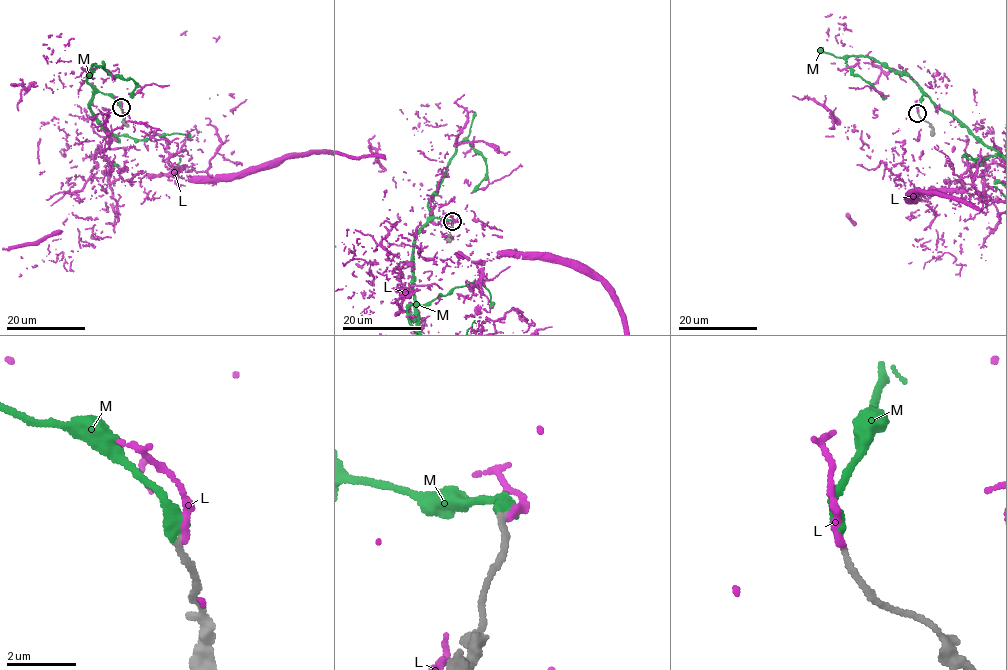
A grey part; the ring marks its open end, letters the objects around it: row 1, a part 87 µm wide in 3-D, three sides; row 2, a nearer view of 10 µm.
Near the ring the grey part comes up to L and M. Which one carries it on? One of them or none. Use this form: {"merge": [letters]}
{"merge": ["M"]}

